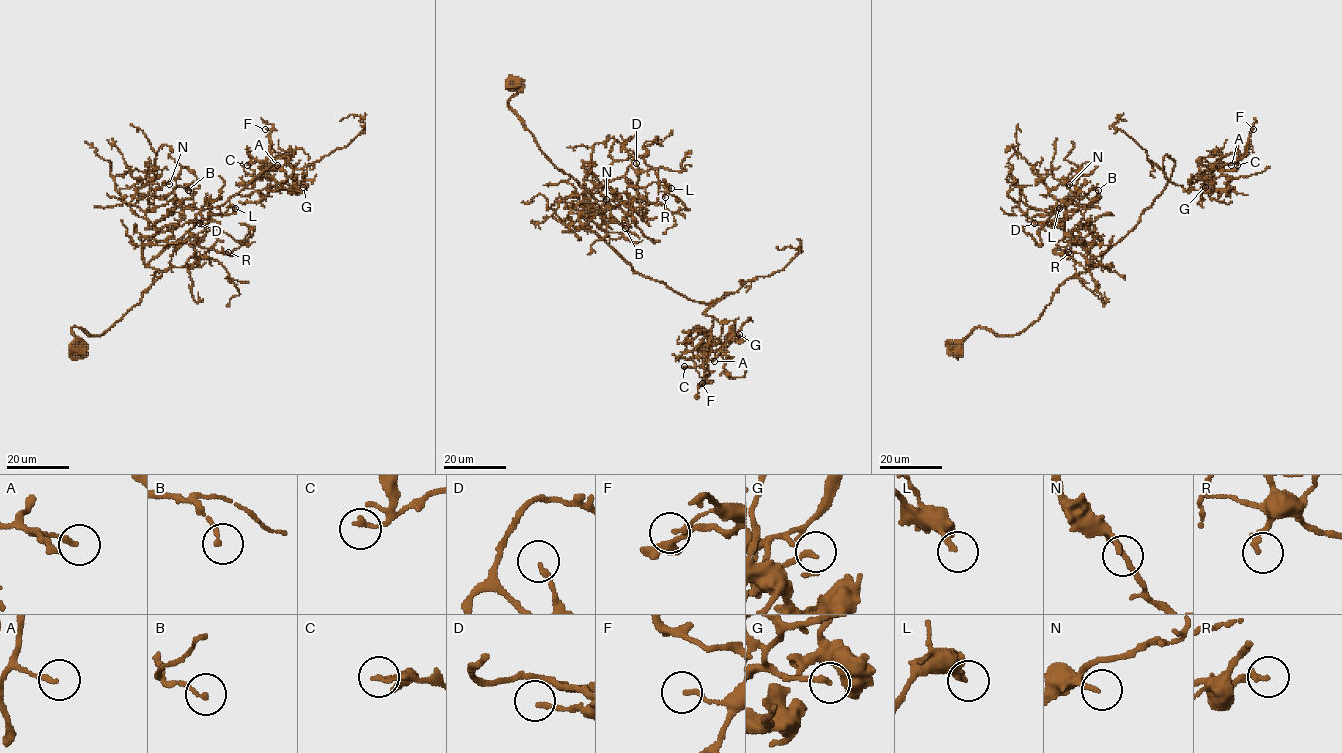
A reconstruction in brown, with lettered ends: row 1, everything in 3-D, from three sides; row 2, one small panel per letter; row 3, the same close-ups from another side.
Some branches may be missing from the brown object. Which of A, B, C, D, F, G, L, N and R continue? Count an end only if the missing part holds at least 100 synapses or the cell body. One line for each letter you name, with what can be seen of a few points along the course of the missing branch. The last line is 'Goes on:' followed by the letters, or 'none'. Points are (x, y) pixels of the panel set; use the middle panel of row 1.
Goes on: none

